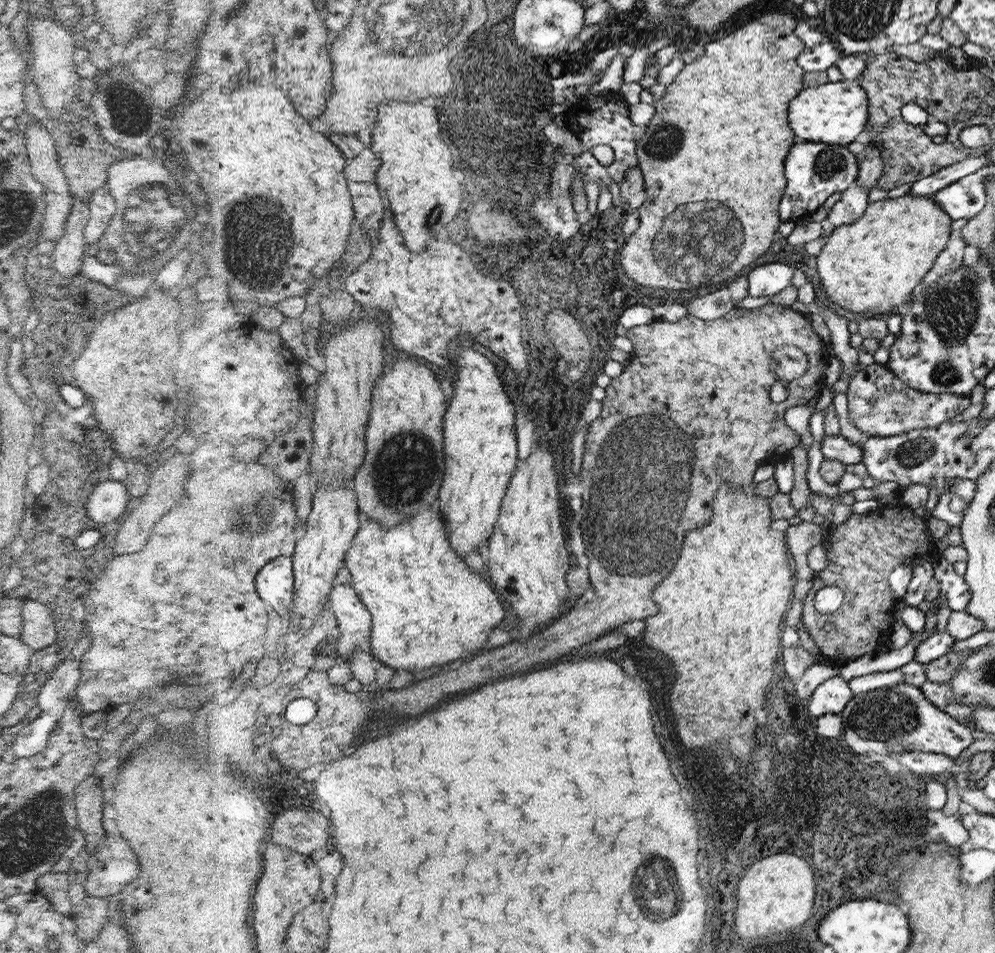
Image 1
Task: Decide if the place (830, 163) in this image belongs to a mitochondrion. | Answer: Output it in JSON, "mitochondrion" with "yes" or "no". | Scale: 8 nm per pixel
{"mitochondrion":"yes"}

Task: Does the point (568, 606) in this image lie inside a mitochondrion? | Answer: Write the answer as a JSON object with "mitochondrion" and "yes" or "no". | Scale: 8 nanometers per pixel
{"mitochondrion":"no"}

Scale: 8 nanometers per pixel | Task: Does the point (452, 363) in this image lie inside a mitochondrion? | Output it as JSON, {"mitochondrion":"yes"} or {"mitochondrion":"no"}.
{"mitochondrion":"no"}

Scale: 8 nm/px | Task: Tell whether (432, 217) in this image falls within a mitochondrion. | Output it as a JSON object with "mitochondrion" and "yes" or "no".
{"mitochondrion":"yes"}

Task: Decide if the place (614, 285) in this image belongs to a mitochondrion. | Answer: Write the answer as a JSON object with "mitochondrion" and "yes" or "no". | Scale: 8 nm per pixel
{"mitochondrion":"no"}

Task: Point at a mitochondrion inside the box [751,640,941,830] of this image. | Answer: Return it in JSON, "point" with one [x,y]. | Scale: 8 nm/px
{"point":[889,716]}

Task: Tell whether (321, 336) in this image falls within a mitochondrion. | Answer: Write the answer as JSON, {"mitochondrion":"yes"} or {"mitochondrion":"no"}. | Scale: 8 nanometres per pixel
{"mitochondrion":"no"}

